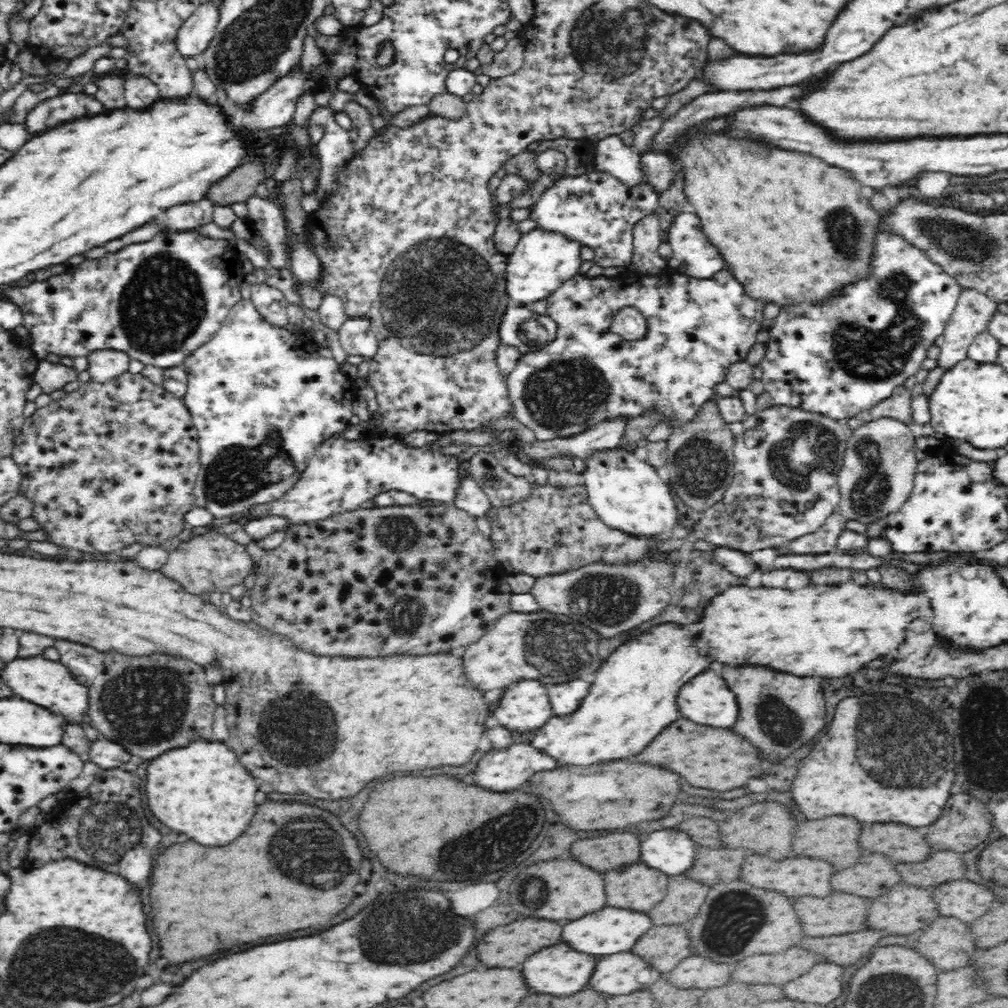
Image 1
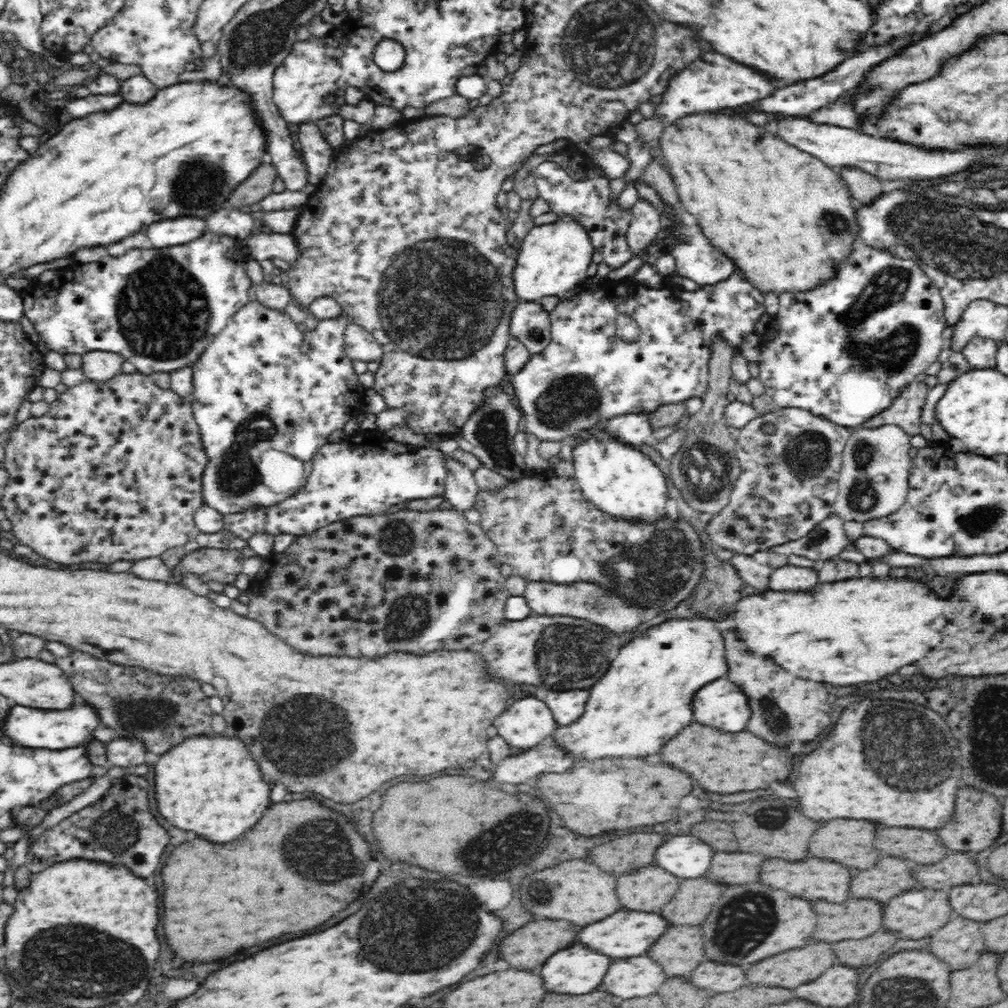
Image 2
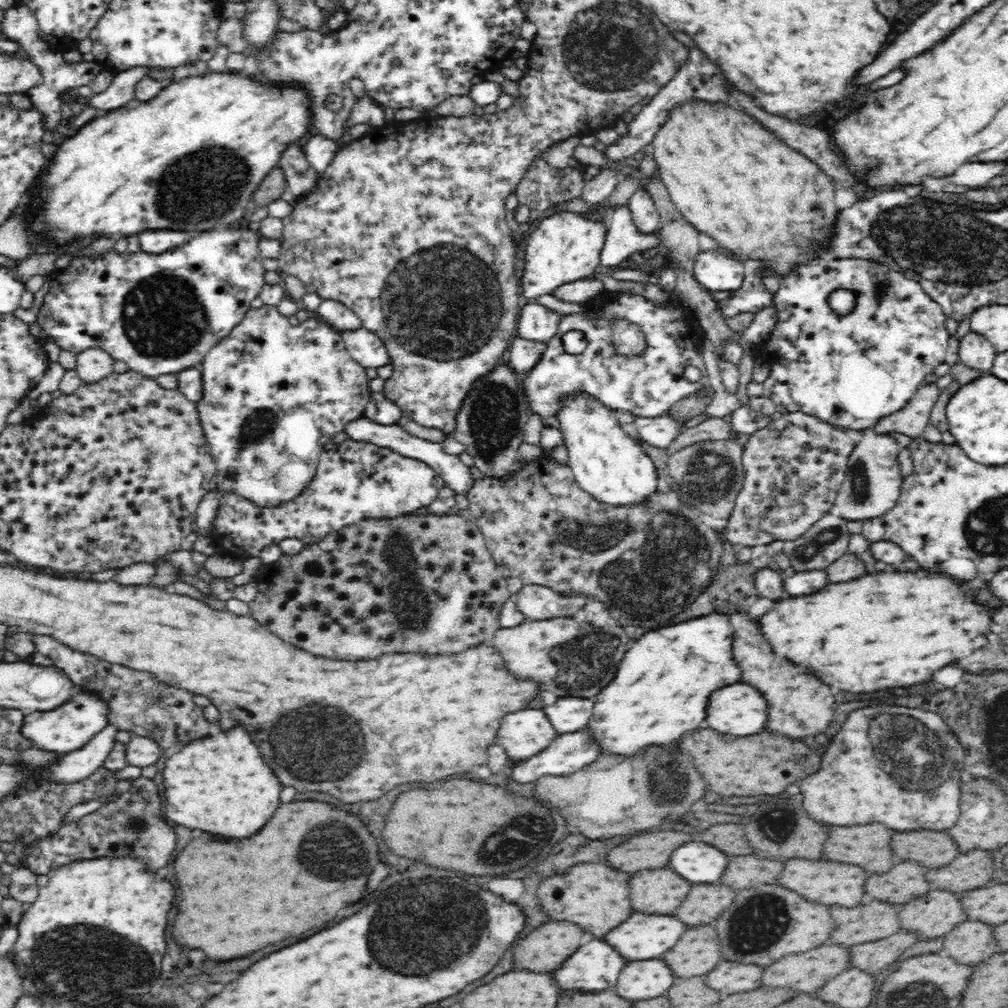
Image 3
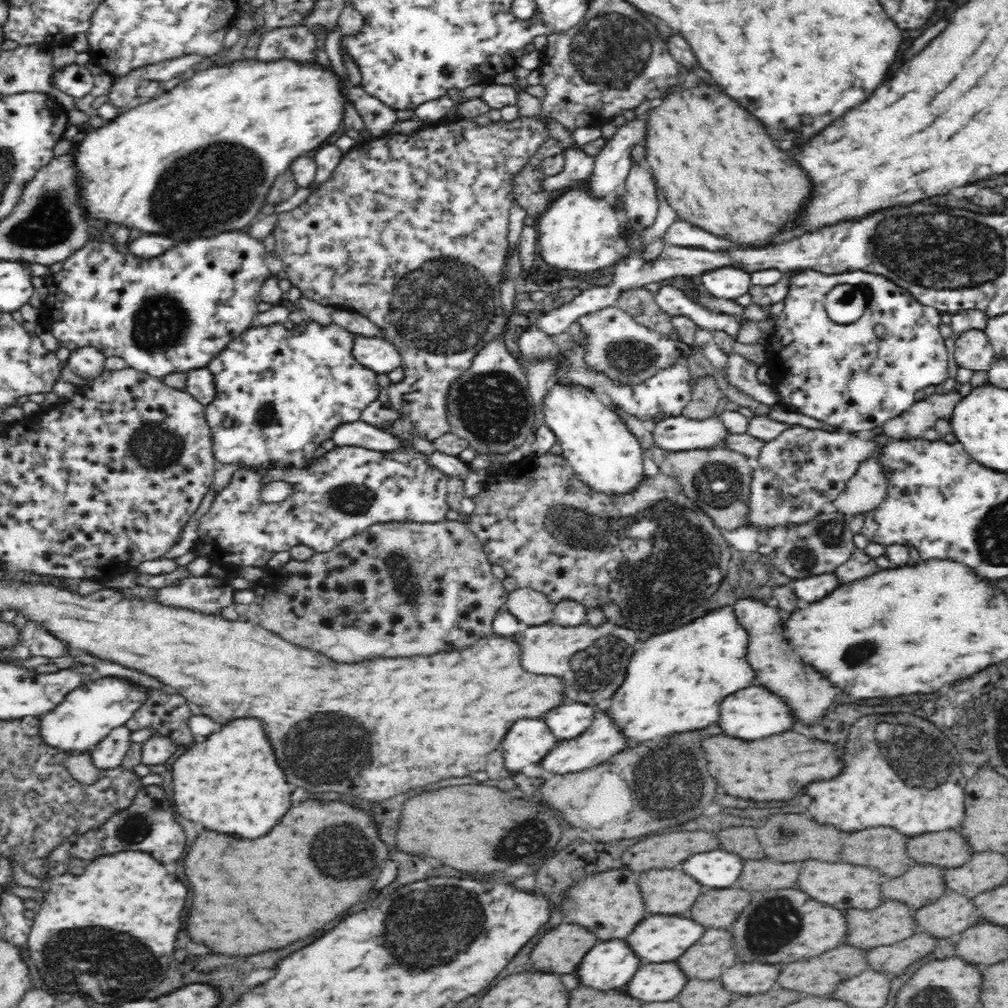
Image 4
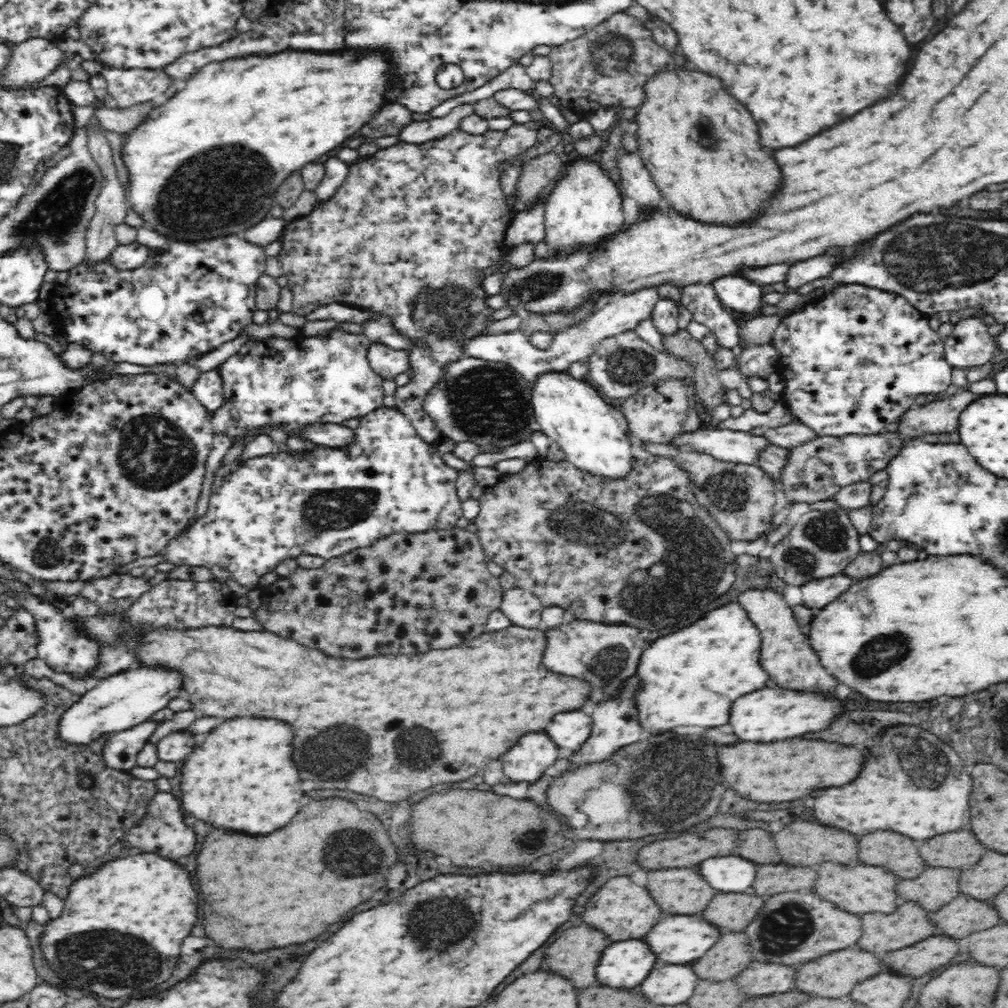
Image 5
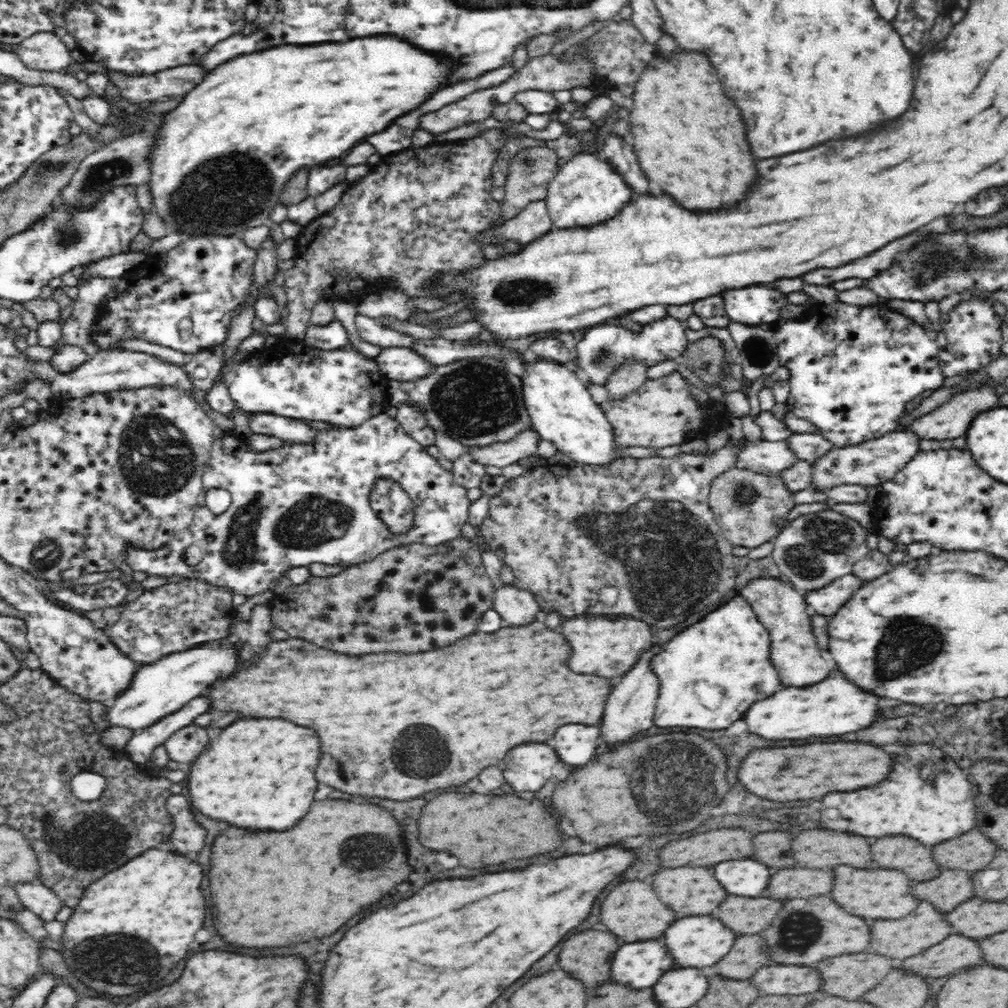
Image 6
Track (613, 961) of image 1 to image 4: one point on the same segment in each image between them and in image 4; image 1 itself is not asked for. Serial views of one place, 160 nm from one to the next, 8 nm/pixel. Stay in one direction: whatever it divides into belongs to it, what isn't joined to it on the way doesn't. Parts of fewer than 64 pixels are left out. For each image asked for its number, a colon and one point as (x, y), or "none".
2: (626, 977)
3: (648, 978)
4: (653, 982)

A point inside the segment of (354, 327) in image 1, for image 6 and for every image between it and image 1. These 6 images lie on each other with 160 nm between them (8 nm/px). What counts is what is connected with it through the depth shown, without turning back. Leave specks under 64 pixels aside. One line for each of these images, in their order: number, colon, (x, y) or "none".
2: (359, 344)
3: (363, 346)
4: (380, 356)
5: (388, 362)
6: (396, 363)

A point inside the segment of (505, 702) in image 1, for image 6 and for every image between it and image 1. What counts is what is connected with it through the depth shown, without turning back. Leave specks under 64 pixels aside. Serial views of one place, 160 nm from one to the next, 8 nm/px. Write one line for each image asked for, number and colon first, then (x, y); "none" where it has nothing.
2: (529, 720)
3: (526, 732)
4: (529, 739)
5: (526, 760)
6: (527, 767)

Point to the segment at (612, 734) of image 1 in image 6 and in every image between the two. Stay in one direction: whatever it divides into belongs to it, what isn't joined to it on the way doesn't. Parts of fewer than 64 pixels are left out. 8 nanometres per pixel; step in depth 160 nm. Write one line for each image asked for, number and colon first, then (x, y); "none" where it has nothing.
2: (642, 699)
3: (661, 684)
4: (674, 684)
5: (689, 678)
6: (708, 673)

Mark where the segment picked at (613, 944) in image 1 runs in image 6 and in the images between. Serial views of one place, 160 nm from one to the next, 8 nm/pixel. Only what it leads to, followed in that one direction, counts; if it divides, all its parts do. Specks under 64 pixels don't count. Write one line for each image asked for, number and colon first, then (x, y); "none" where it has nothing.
2: (622, 934)
3: (642, 936)
4: (658, 938)
5: (677, 939)
6: (697, 940)

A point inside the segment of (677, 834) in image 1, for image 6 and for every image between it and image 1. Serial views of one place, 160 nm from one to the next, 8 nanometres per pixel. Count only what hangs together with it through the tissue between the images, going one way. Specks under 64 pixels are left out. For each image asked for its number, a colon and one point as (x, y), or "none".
2: (686, 856)
3: (696, 861)
4: (717, 869)
5: (730, 873)
6: (743, 877)

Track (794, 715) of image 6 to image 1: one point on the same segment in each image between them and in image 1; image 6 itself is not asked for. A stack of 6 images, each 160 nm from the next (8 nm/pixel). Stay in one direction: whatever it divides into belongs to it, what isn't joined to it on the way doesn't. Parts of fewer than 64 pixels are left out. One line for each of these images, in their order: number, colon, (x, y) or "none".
1: (705, 700)
2: (718, 703)
3: (735, 709)
4: (750, 713)
5: (768, 714)

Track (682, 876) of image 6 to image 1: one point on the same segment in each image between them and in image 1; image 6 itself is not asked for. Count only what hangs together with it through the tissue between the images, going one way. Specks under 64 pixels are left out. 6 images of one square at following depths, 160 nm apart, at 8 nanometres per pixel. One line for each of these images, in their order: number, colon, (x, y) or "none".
1: (636, 887)
2: (649, 888)
3: (651, 891)
4: (664, 891)
5: (677, 891)

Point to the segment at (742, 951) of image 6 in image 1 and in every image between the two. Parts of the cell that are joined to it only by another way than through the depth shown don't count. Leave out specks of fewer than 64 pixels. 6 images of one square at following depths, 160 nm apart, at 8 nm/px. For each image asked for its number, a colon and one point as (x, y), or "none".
1: (662, 946)
2: (678, 950)
3: (695, 953)
4: (709, 957)
5: (728, 955)

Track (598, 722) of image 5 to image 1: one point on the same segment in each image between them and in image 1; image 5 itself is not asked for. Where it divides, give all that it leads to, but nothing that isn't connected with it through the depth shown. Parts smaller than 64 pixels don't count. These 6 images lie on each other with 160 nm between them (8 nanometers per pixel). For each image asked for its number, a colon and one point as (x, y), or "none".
1: (501, 769)
2: (518, 768)
3: (567, 753)
4: (600, 741)

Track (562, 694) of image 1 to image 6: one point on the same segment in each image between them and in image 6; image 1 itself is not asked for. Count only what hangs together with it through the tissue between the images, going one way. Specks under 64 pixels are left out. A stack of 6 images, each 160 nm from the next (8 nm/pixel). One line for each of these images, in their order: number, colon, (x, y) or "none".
2: (566, 706)
3: (567, 715)
4: (569, 721)
5: (568, 729)
6: (575, 742)

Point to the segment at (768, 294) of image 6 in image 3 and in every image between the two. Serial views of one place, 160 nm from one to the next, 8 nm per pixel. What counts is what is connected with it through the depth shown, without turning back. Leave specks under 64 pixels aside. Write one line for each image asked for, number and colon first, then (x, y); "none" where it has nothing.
3: (713, 270)
4: (727, 282)
5: (741, 295)

